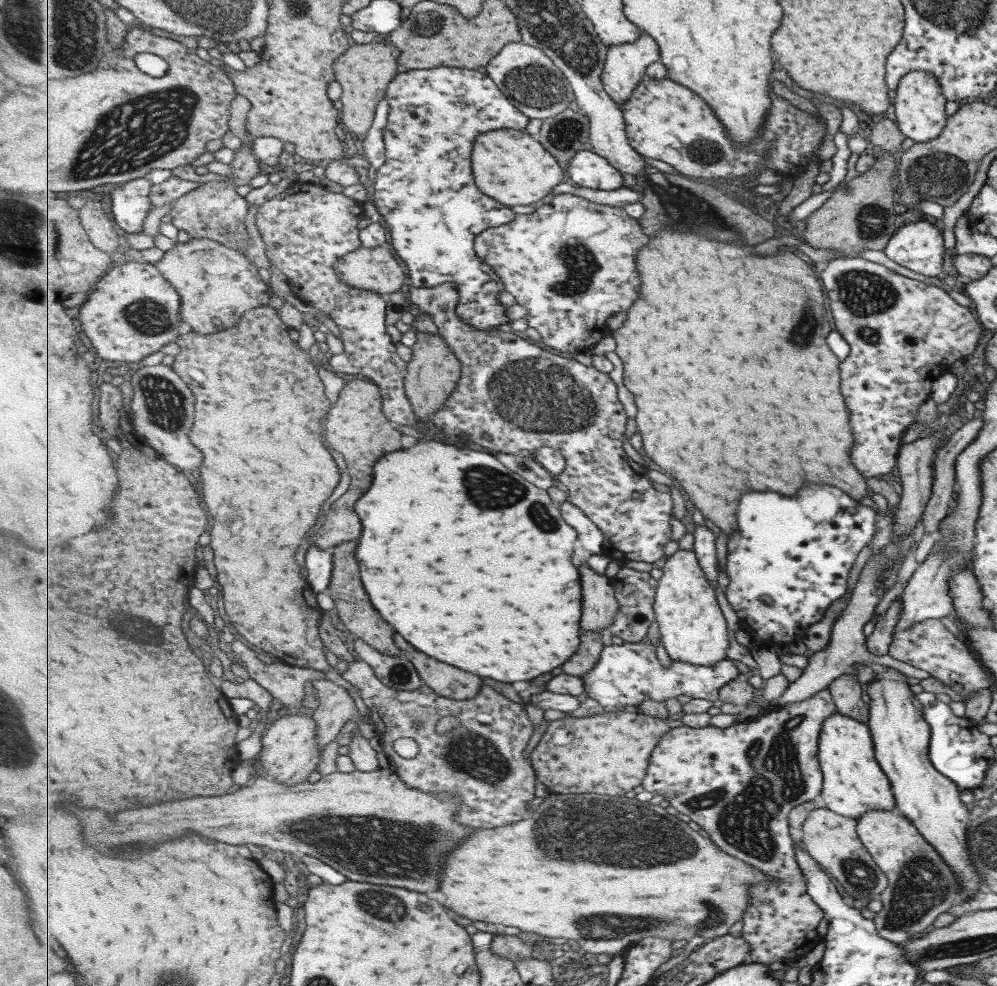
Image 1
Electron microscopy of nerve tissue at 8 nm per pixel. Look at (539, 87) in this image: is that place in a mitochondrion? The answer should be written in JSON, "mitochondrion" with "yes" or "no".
{"mitochondrion":"yes"}

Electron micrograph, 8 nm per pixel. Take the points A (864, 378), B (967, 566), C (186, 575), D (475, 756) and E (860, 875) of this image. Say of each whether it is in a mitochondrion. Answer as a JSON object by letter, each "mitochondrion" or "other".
{"A":"other","B":"other","C":"other","D":"mitochondrion","E":"mitochondrion"}

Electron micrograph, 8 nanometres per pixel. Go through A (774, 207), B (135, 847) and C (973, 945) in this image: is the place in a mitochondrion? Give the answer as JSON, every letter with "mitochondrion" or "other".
{"A":"other","B":"other","C":"mitochondrion"}

